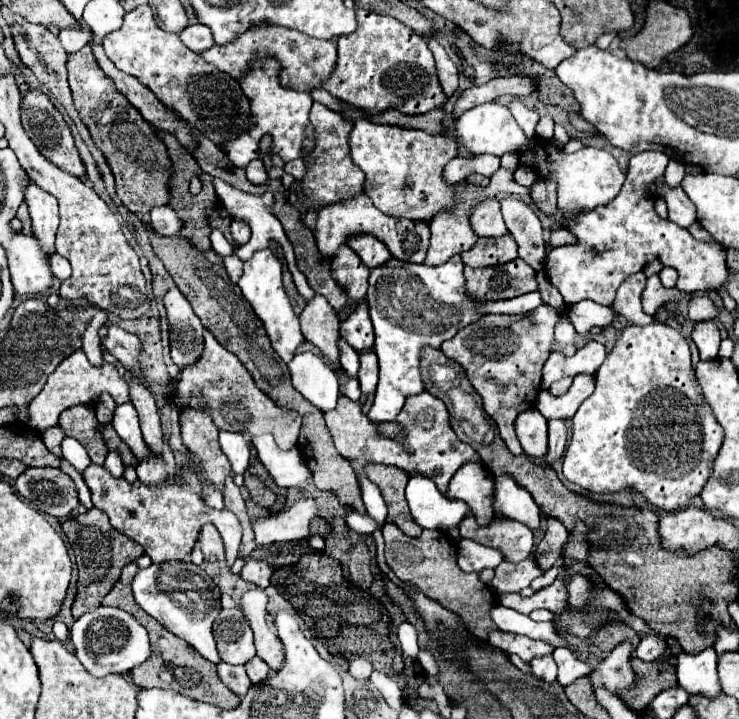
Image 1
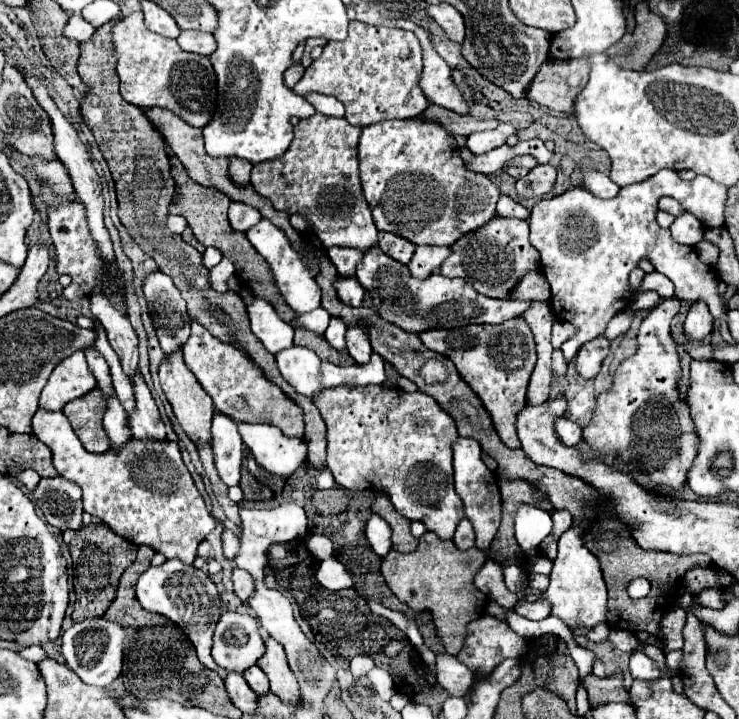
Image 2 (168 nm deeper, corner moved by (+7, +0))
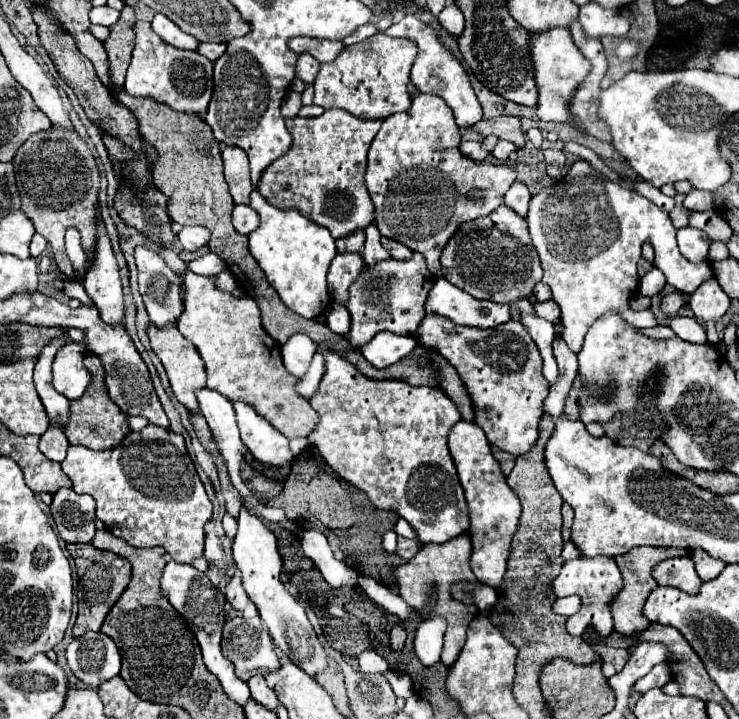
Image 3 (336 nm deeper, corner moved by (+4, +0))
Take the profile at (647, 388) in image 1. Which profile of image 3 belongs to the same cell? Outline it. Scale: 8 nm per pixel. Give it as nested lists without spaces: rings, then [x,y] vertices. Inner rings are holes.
[[[675,292],[675,294],[667,294],[667,296],[663,296],[663,300],[661,300],[661,312],[665,314],[665,316],[677,316],[679,314],[679,310],[681,310],[681,306],[685,304],[685,300],[687,300],[687,296],[685,294],[679,294],[679,292]]]

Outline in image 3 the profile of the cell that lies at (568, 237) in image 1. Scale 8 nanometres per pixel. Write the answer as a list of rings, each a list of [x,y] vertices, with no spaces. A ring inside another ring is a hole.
[[[499,206],[493,214],[463,224],[443,248],[441,268],[443,276],[451,284],[465,290],[473,298],[499,304],[507,300],[531,298],[535,284],[543,276],[539,256],[531,246],[525,218],[517,216],[507,206]]]

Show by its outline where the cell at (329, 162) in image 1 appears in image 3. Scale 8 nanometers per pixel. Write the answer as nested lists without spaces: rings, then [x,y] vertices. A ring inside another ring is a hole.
[[[331,108],[317,118],[297,116],[285,124],[293,136],[293,146],[261,172],[259,194],[275,208],[297,208],[305,218],[325,226],[335,240],[365,230],[373,222],[373,202],[365,188],[365,162],[381,120],[359,120],[345,110]]]

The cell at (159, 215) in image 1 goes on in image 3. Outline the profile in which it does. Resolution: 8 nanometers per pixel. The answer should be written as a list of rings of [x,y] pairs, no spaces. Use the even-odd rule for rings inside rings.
[[[181,226],[179,230],[179,242],[185,250],[197,250],[201,246],[207,246],[209,242],[209,230],[203,226]]]

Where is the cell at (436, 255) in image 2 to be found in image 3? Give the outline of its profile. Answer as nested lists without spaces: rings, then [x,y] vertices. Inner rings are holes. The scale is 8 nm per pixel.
[[[419,252],[409,260],[383,260],[375,266],[365,266],[363,274],[359,274],[357,282],[351,286],[351,298],[347,302],[347,310],[351,314],[351,330],[347,336],[349,344],[355,350],[361,350],[381,330],[415,336],[421,320],[425,318],[423,304],[433,284],[435,276],[427,270],[423,254]]]

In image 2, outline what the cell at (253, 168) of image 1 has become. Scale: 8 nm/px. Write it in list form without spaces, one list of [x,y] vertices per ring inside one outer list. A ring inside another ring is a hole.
[[[230,158],[228,160],[228,168],[230,168],[230,174],[232,174],[232,182],[236,182],[236,186],[248,186],[250,184],[252,164],[248,160]]]

